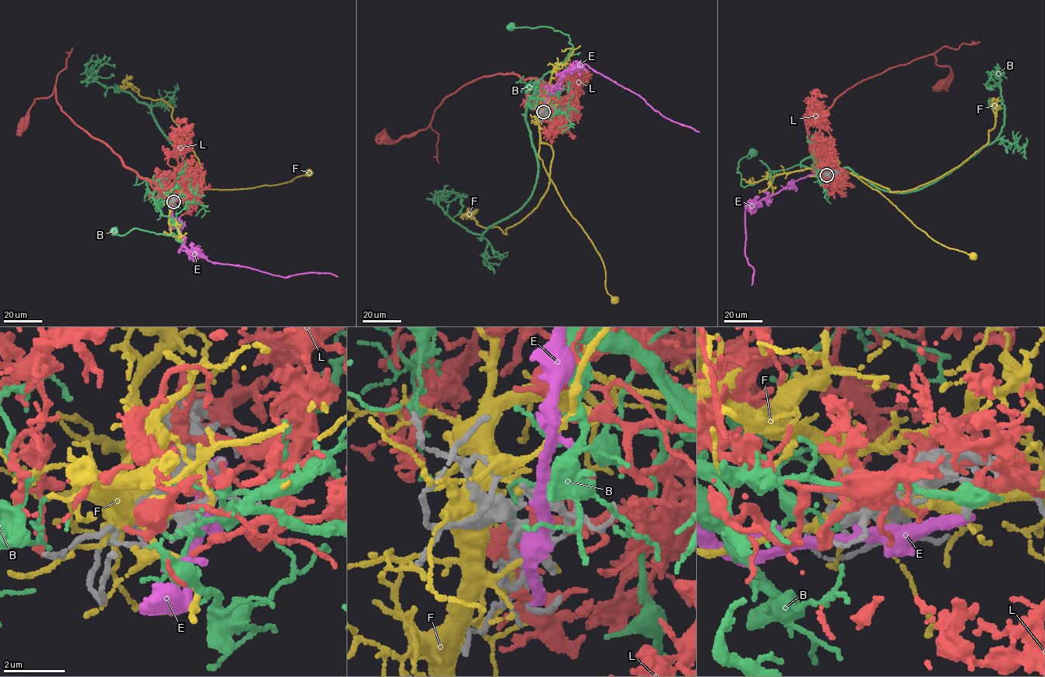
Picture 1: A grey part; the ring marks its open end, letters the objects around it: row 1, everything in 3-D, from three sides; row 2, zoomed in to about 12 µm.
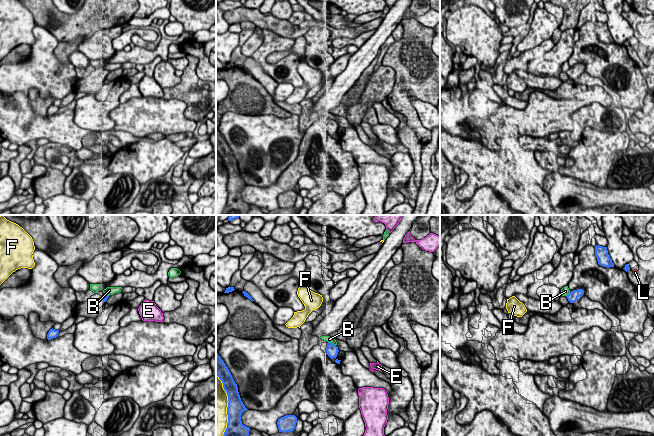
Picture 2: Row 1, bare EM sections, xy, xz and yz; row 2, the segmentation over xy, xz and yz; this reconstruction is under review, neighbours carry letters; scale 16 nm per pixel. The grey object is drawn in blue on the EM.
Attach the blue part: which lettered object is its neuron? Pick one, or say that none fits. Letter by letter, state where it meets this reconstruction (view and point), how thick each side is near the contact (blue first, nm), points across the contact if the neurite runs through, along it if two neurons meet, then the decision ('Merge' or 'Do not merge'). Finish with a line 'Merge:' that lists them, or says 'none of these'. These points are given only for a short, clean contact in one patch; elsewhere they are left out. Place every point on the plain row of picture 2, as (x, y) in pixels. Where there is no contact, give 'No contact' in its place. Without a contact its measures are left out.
B: Touches blue at xz (331, 119). Thickness 190 nm (blue) against 100 nm. Do not merge
E: No contact. Do not merge
F: Touches blue at xz (228, 182). Thickness 260 nm (blue) against 380 nm. Do not merge
L: No contact. Do not merge
Merge: none of these

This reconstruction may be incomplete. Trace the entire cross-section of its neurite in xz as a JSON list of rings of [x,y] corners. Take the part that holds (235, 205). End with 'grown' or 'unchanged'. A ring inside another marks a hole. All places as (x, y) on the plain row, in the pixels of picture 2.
[[[217,127],[216,151],[222,157],[229,177],[227,183],[228,199],[222,215],[247,215],[250,204],[242,200],[241,190],[248,185],[241,177],[237,160]]]; unchanged

